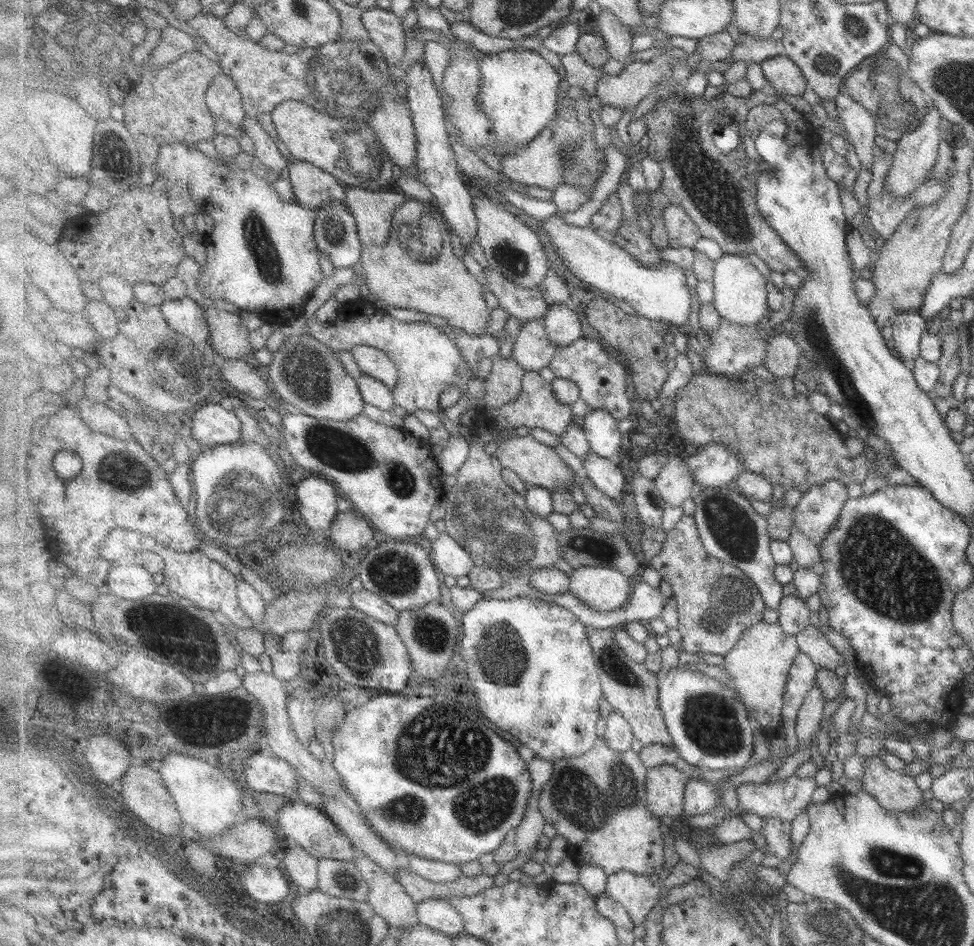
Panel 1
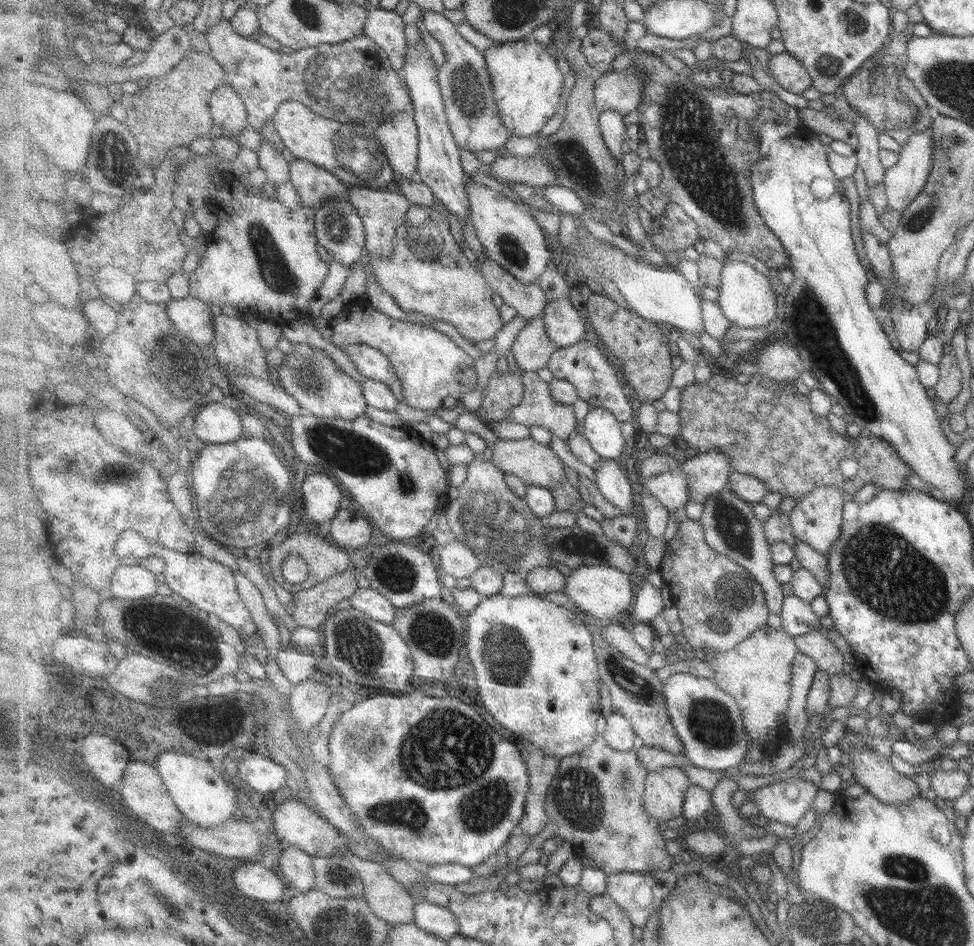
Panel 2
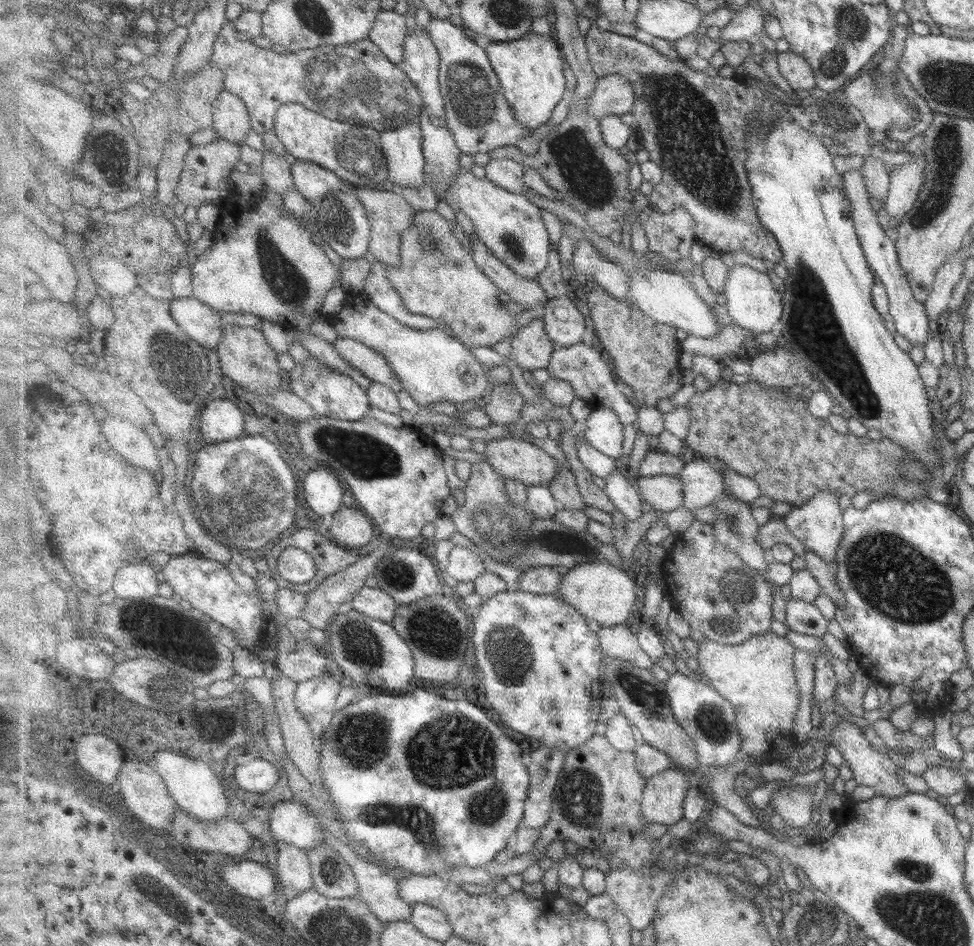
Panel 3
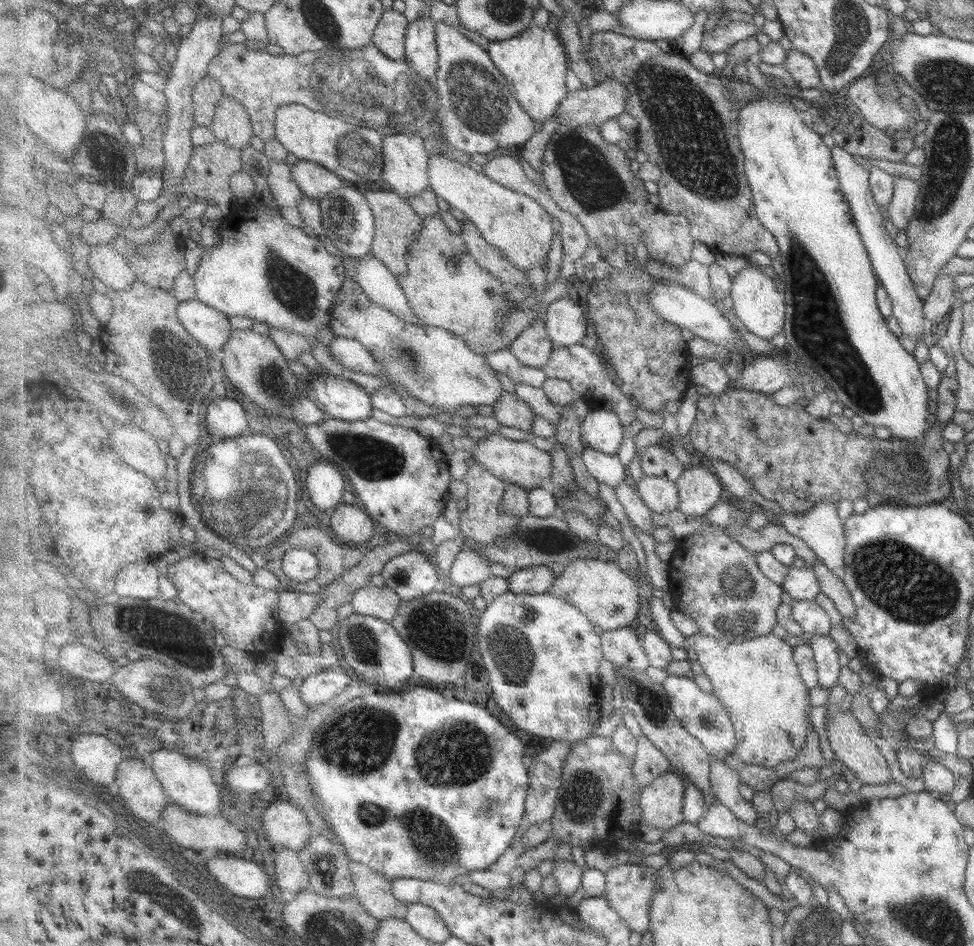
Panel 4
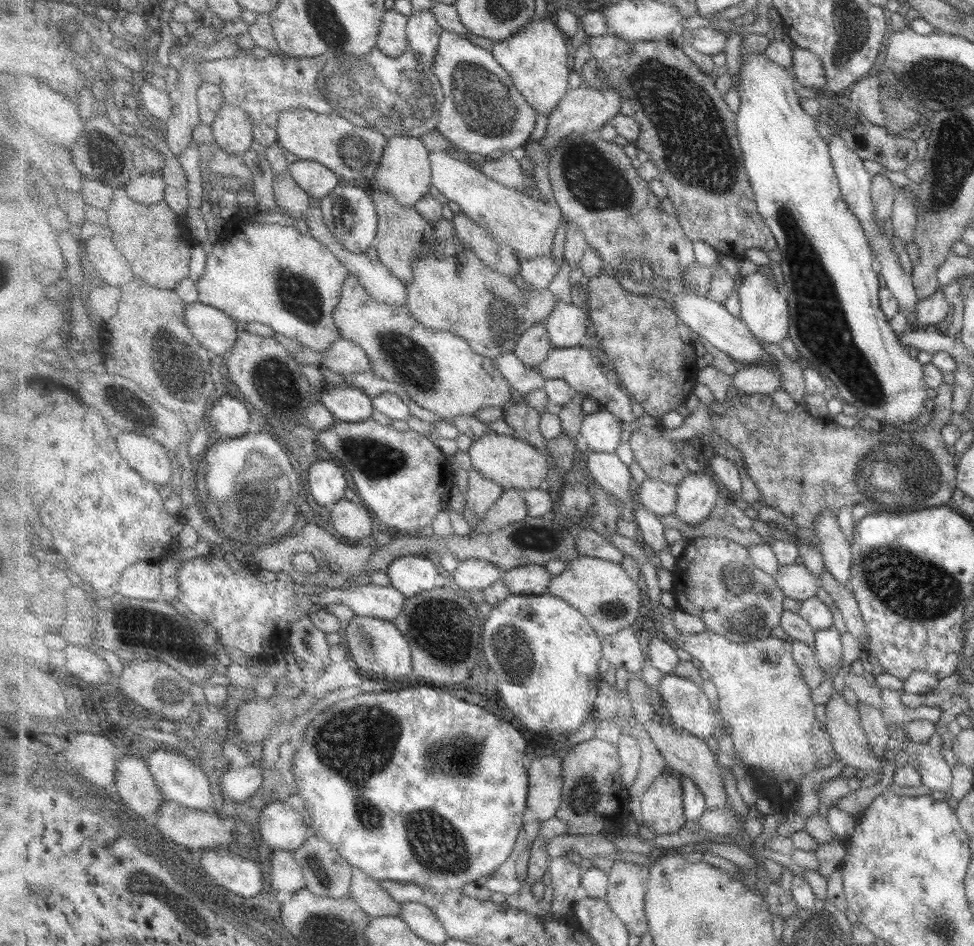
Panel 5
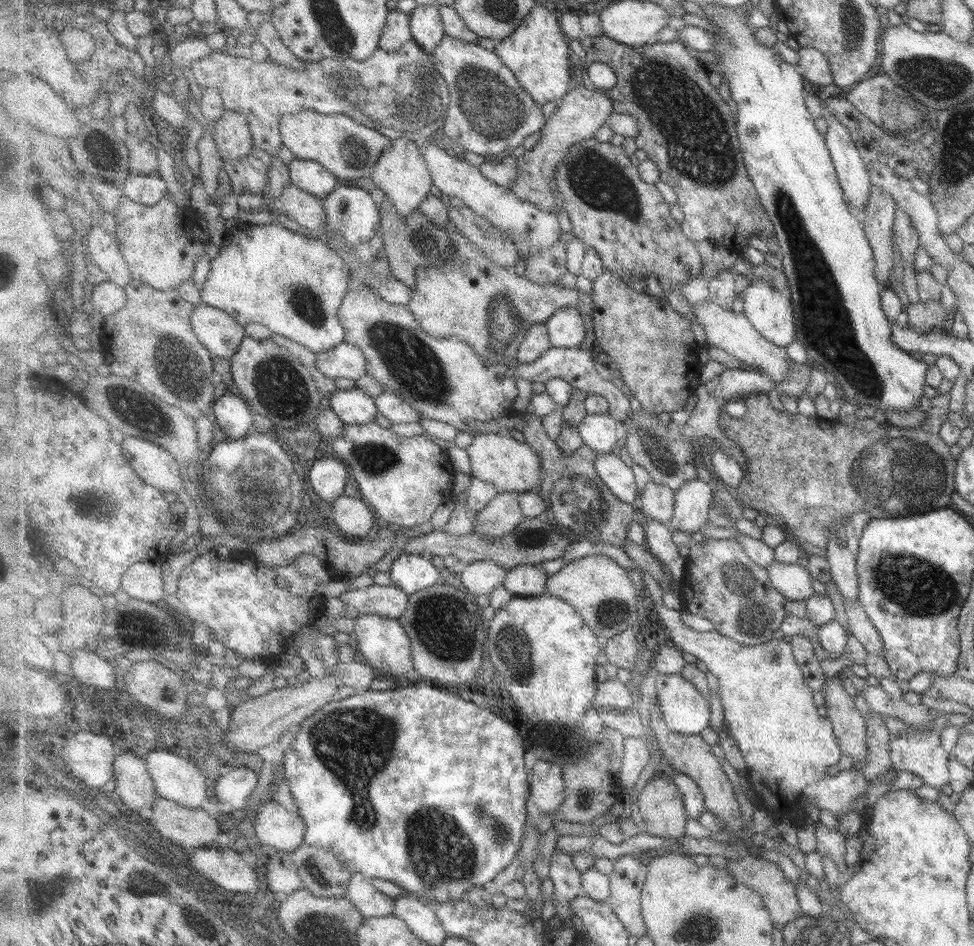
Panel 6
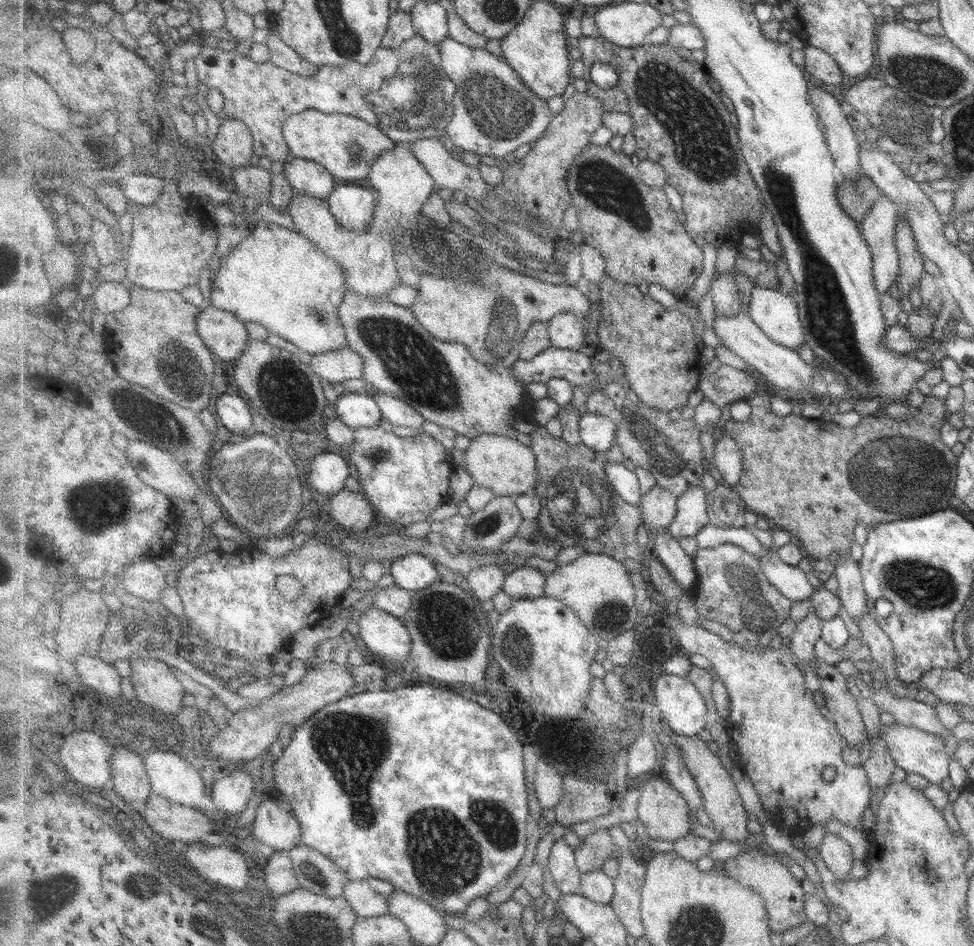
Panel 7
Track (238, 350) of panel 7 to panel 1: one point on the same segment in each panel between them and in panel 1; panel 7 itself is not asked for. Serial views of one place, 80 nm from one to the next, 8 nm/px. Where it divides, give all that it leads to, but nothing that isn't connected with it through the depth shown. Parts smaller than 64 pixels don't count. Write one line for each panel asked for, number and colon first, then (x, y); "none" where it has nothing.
1: (184, 315)
2: (193, 318)
3: (204, 325)
4: (211, 328)
5: (214, 329)
6: (218, 330)

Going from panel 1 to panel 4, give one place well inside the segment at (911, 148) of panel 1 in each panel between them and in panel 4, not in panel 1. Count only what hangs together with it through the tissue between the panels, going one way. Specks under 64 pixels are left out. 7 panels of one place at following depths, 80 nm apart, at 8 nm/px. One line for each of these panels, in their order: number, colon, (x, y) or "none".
2: (904, 180)
3: (906, 179)
4: (900, 212)

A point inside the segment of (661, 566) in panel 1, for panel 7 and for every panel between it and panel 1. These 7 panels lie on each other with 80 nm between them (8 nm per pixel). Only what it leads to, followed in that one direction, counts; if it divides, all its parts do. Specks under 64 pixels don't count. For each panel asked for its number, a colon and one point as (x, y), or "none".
2: (720, 604)
3: (723, 600)
4: (714, 580)
5: (716, 579)
6: (722, 584)
7: (732, 589)

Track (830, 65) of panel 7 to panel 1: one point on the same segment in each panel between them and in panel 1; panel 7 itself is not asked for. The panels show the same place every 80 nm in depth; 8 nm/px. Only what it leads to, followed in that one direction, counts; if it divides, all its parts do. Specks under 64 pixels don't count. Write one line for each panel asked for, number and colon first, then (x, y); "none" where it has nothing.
1: (785, 77)
2: (788, 72)
3: (798, 73)
4: (805, 74)
5: (807, 67)
6: (816, 70)

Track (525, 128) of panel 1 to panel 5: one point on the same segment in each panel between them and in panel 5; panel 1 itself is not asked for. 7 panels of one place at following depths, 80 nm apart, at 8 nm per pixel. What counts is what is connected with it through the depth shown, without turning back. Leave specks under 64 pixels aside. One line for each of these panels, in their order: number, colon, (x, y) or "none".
2: (527, 83)
3: (530, 70)
4: (535, 63)
5: (538, 58)

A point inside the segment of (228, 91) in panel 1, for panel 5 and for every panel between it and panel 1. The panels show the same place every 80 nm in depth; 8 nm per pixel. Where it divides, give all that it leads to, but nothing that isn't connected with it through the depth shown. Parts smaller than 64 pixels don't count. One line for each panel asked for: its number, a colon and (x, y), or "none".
2: (229, 112)
3: (232, 122)
4: (232, 125)
5: (233, 131)

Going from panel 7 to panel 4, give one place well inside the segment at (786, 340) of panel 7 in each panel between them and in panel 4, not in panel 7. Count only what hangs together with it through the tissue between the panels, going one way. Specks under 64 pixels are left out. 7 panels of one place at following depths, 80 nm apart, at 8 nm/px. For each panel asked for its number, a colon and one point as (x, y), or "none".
4: (757, 303)
5: (767, 312)
6: (772, 313)

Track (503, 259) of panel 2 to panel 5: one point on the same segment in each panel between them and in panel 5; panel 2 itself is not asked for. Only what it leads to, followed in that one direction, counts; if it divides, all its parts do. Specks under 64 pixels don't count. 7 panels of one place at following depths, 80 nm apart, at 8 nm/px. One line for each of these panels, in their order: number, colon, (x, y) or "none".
3: (511, 226)
4: (519, 226)
5: (529, 226)

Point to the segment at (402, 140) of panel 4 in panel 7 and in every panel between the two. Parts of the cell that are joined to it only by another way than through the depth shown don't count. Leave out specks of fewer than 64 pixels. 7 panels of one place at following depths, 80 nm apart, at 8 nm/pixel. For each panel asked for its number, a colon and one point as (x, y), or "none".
5: (405, 172)
6: (402, 174)
7: (403, 184)

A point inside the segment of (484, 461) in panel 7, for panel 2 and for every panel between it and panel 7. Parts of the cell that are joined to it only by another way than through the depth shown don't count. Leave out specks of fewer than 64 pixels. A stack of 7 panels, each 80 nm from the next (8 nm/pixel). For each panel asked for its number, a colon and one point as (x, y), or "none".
2: (535, 464)
3: (517, 459)
4: (515, 462)
5: (509, 461)
6: (512, 466)

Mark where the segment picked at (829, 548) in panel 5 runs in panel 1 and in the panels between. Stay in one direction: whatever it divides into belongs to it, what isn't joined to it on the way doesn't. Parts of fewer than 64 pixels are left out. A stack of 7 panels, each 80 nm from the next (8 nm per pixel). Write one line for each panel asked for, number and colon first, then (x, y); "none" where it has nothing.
1: (818, 509)
2: (817, 519)
3: (819, 524)
4: (821, 529)

